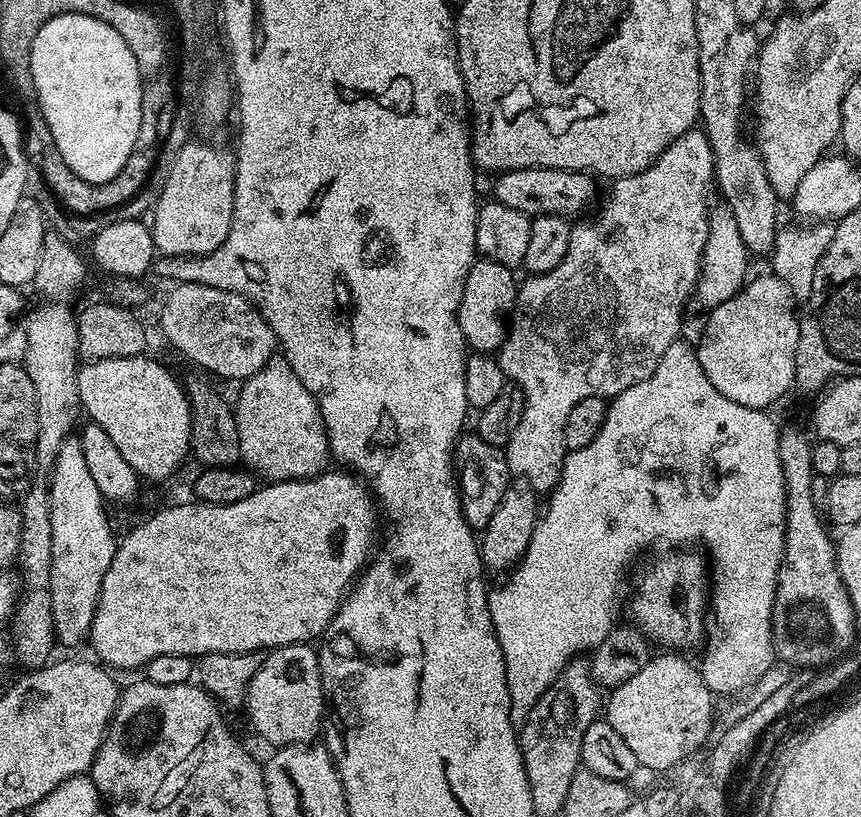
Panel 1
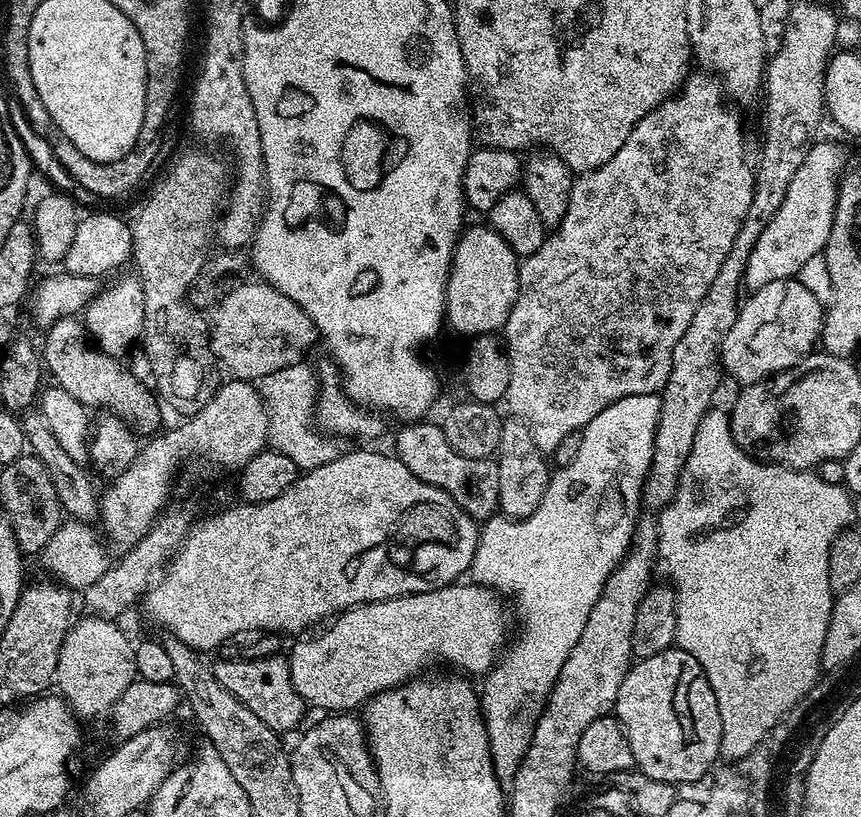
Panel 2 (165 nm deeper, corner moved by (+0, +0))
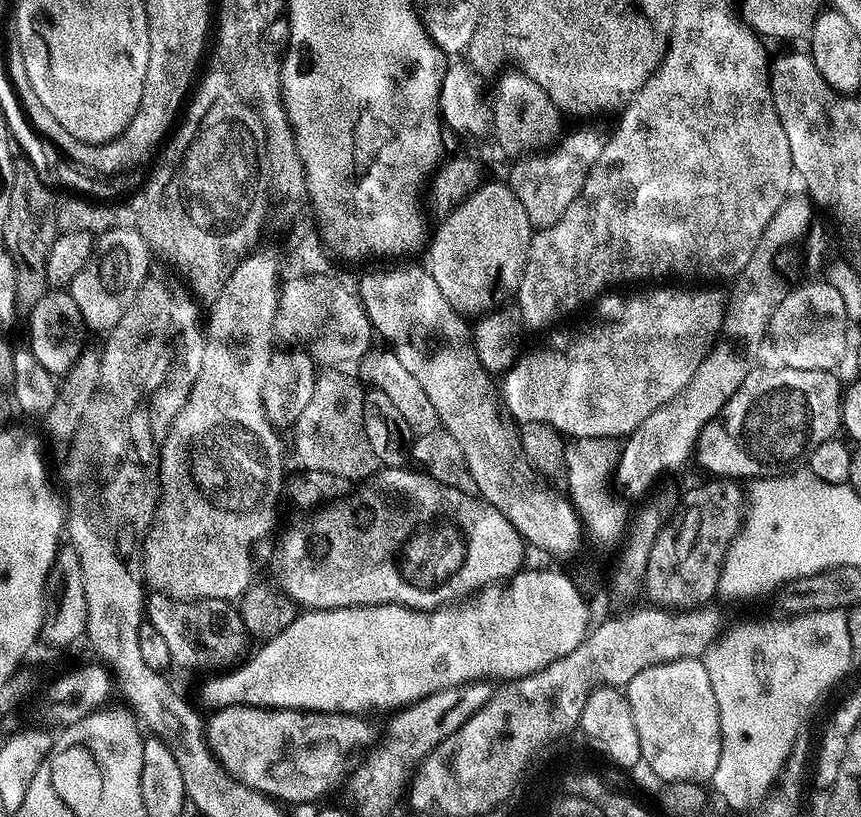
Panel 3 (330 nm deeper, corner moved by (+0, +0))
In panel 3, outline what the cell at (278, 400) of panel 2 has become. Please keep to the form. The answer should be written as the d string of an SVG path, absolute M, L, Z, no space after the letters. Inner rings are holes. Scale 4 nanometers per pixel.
M342 368L319 371L308 405L299 414L292 427L294 448L303 469L342 477L346 482L368 479L379 471L380 463L370 442L366 439L362 419L365 387L357 375Z

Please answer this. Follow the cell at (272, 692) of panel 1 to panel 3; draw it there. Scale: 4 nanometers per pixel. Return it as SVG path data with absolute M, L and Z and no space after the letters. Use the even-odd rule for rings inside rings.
M153 591L146 600L146 620L163 635L177 669L201 668L204 674L228 670L237 663L236 656L249 651L250 637L242 626L239 607L227 600L175 600Z

